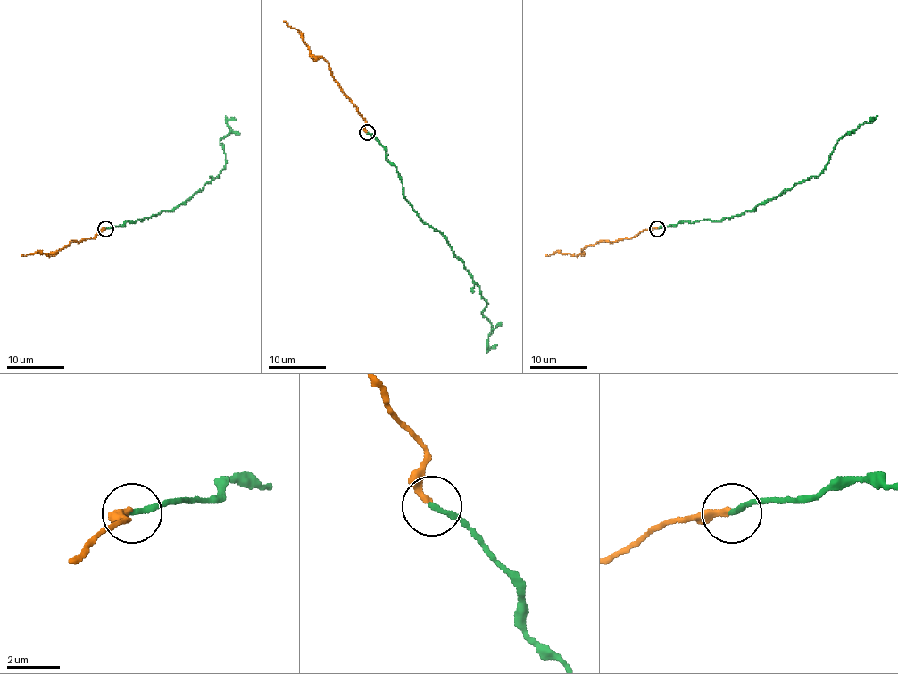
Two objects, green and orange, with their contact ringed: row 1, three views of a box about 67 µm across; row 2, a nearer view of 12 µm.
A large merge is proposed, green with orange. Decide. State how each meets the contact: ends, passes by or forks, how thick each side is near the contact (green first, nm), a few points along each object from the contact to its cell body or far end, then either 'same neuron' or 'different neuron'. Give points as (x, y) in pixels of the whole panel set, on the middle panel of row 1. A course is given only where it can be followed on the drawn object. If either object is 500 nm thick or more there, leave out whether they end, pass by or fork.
green ends there; orange ends there; 200 nm thick on the green side, 220 nm on the other; green runs (367, 132), (396, 168), (403, 198), (479, 288), (488, 345), (496, 344); orange runs (367, 132), (365, 120), (332, 76), (329, 65), (309, 51), (299, 32), (284, 20); same neuron

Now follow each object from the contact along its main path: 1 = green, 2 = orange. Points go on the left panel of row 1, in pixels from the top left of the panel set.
1: (105, 228), (174, 210), (218, 176), (225, 162), (220, 141), (229, 133), (227, 121), (235, 119)
2: (105, 228), (94, 238), (70, 242), (47, 256), (37, 252), (22, 254)

